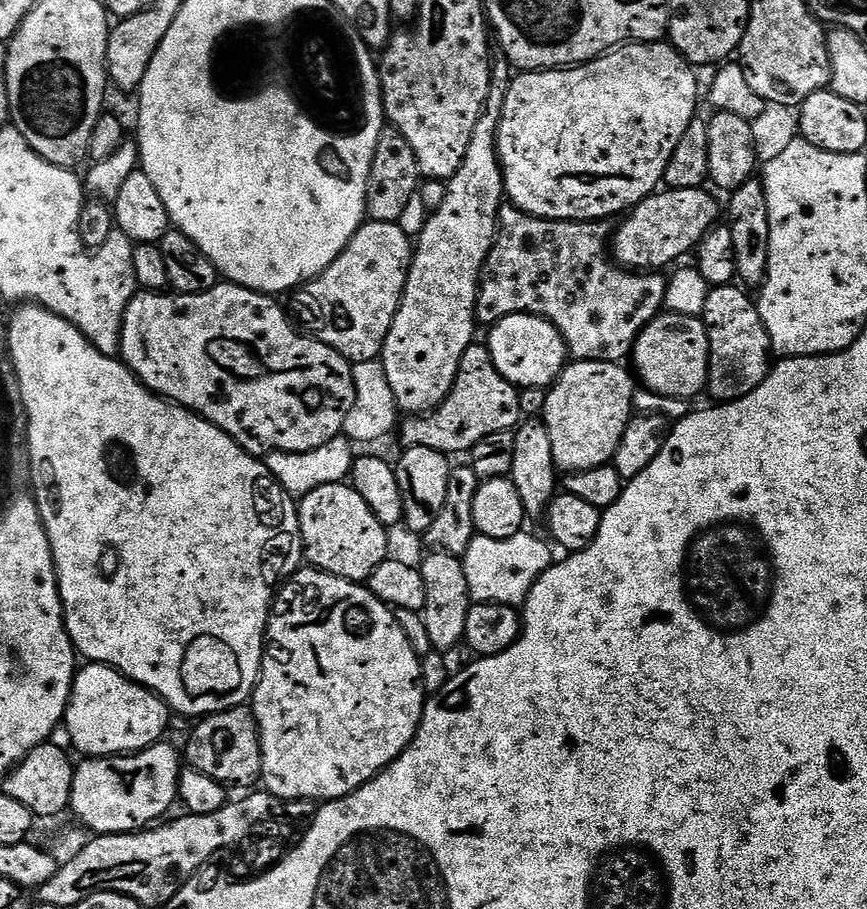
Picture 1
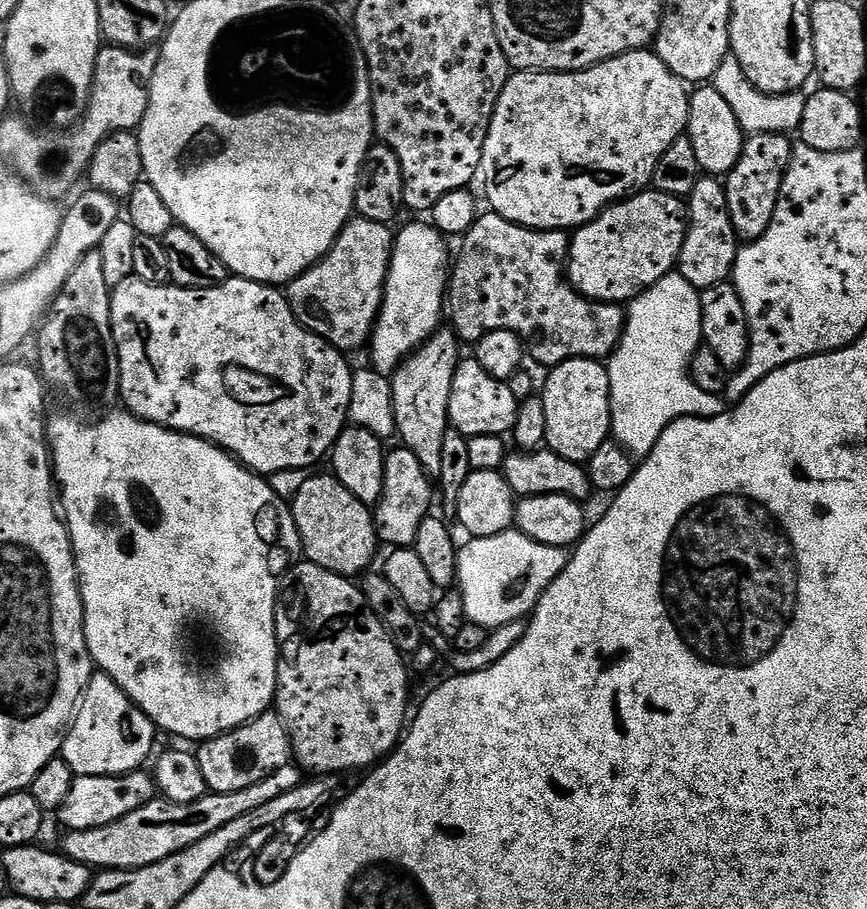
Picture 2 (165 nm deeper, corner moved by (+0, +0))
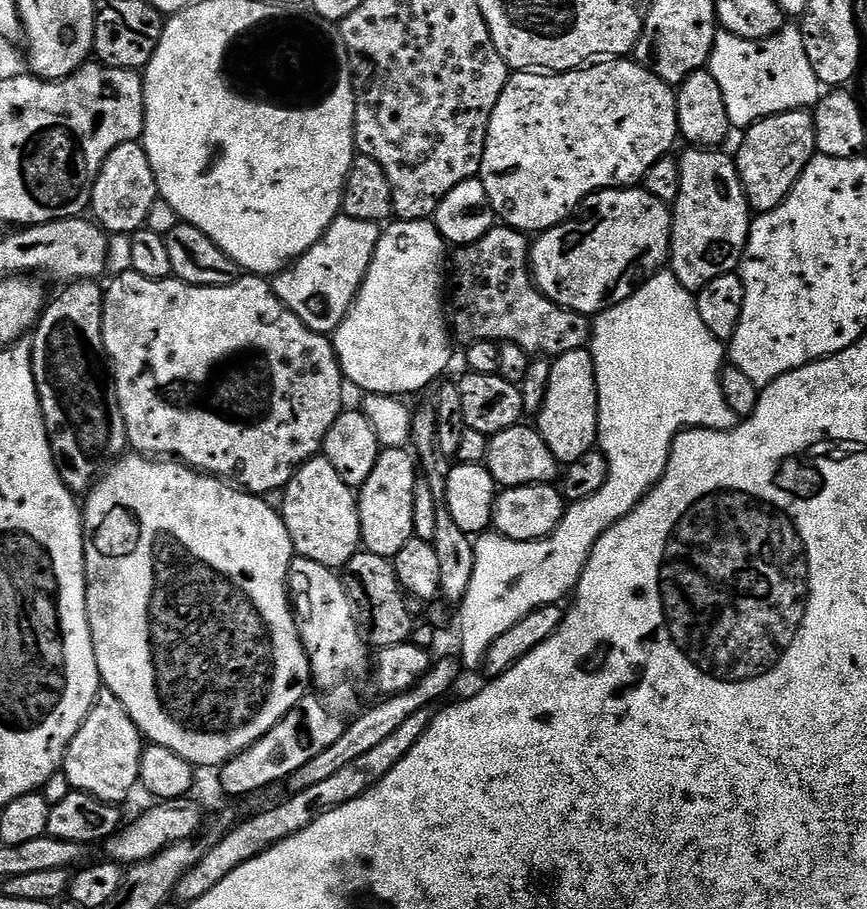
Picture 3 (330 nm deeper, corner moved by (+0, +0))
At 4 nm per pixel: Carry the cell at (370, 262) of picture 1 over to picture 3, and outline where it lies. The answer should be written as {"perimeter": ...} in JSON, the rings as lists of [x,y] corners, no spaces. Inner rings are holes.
{"perimeter":[[[343,214],[337,216],[317,244],[283,272],[276,273],[271,281],[272,291],[313,332],[335,333],[360,293],[381,231],[381,225],[374,222],[362,222]]]}

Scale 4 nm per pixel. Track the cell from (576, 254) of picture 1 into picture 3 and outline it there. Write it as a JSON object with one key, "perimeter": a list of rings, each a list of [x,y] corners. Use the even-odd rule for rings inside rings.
{"perimeter":[[[494,226],[478,242],[466,244],[455,249],[456,252],[450,256],[450,291],[446,296],[446,319],[450,325],[450,332],[453,337],[456,336],[463,342],[475,342],[478,340],[490,340],[493,342],[503,342],[505,344],[517,344],[522,346],[522,350],[528,352],[532,358],[555,358],[562,354],[570,354],[570,350],[578,350],[589,343],[592,334],[592,325],[589,317],[584,316],[581,312],[572,312],[568,308],[558,306],[550,298],[546,298],[540,293],[530,275],[530,240],[525,233],[520,232],[517,228],[507,226]]]}

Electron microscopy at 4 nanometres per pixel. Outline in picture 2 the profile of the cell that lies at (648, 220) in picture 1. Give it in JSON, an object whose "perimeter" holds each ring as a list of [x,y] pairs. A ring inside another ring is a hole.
{"perimeter":[[[641,190],[608,205],[595,220],[571,233],[566,279],[587,300],[600,300],[603,304],[619,305],[631,302],[644,289],[656,284],[667,272],[677,267],[687,232],[686,204],[681,197],[662,194],[655,190]]]}

